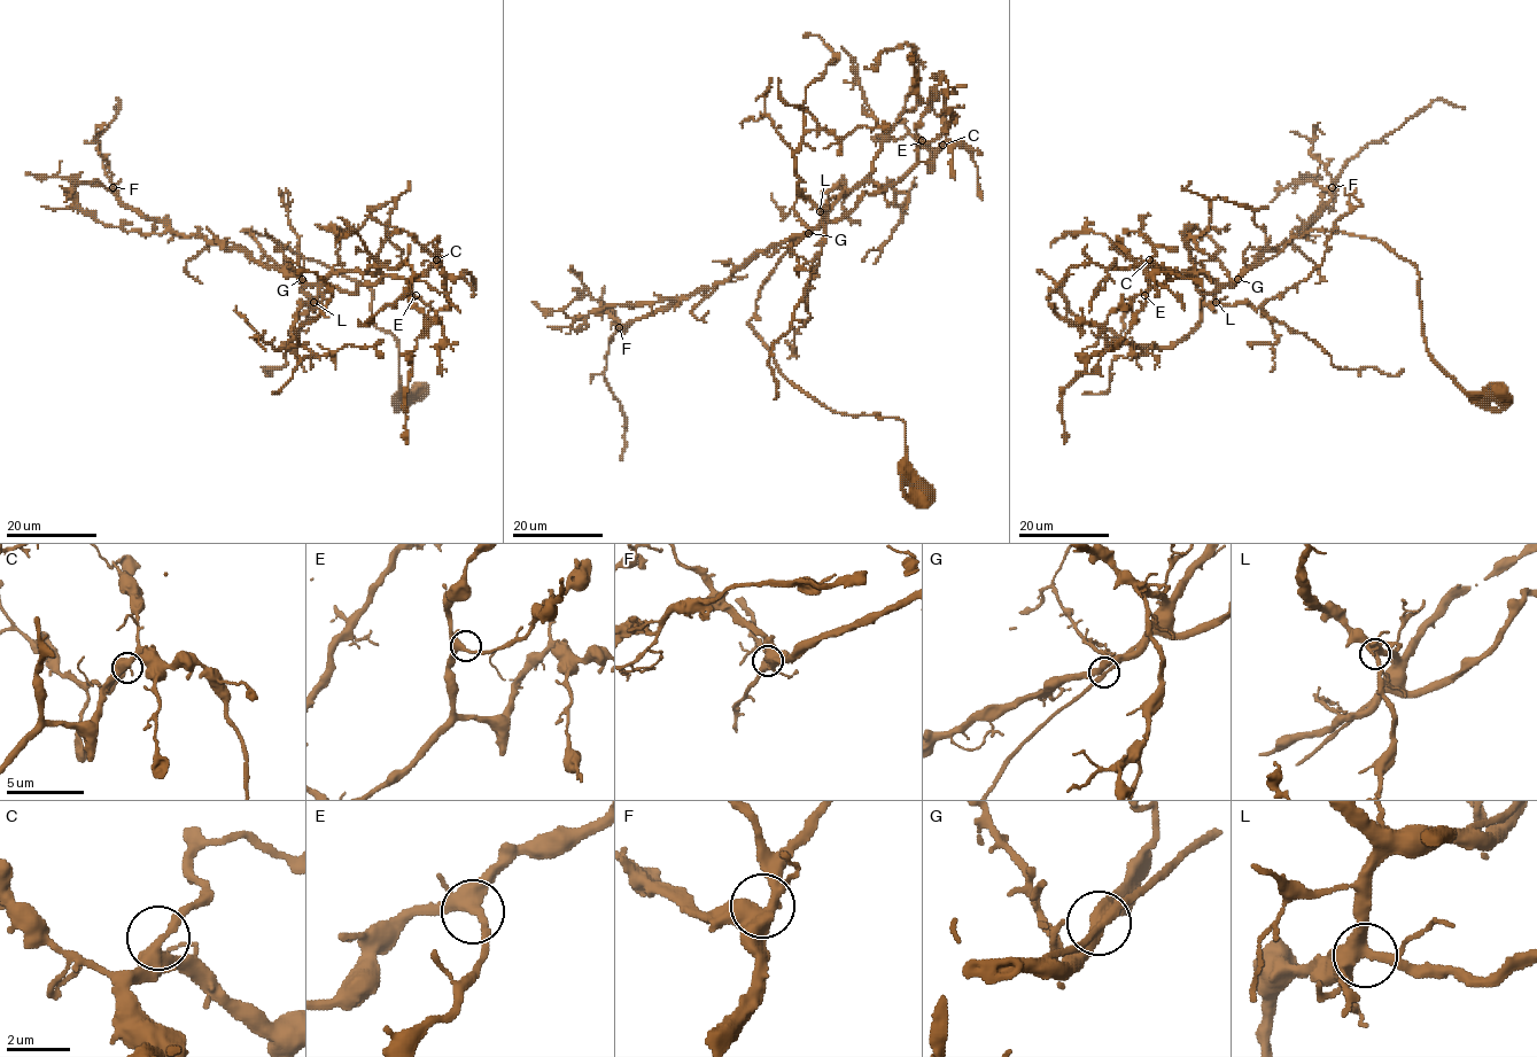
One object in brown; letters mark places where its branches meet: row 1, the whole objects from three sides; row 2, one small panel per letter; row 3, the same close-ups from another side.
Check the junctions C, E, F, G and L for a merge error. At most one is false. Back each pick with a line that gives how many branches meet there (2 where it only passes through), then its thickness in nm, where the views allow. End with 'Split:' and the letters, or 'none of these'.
Split: none of these

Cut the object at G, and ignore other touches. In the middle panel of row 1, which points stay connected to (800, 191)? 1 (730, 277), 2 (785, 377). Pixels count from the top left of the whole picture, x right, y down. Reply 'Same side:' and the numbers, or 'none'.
Same side: 1

